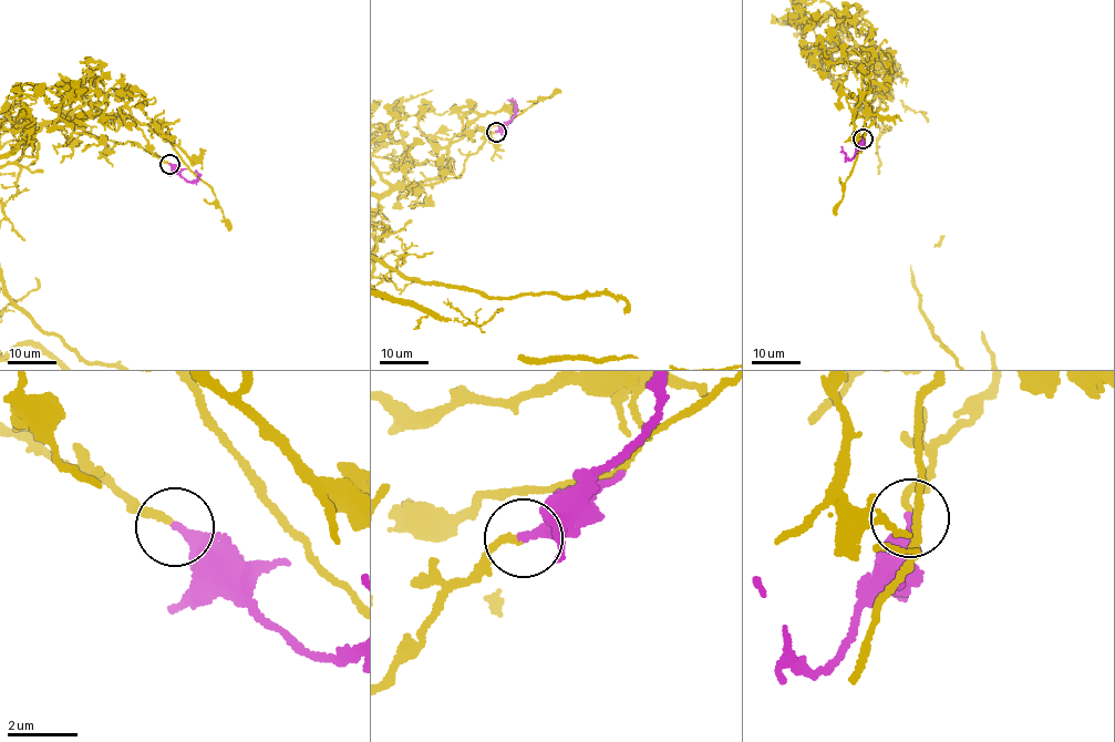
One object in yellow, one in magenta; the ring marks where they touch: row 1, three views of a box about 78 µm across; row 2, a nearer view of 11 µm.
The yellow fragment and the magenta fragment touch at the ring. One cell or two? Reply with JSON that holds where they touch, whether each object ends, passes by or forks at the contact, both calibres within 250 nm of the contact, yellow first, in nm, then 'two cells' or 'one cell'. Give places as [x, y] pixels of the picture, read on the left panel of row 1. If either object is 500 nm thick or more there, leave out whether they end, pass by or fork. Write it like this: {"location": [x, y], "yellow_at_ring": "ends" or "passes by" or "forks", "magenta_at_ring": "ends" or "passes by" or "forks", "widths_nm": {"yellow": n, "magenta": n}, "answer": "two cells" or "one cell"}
{"location": [169, 164], "yellow_at_ring": "ends", "magenta_at_ring": "ends", "widths_nm": {"yellow": 200, "magenta": 360}, "answer": "one cell"}

